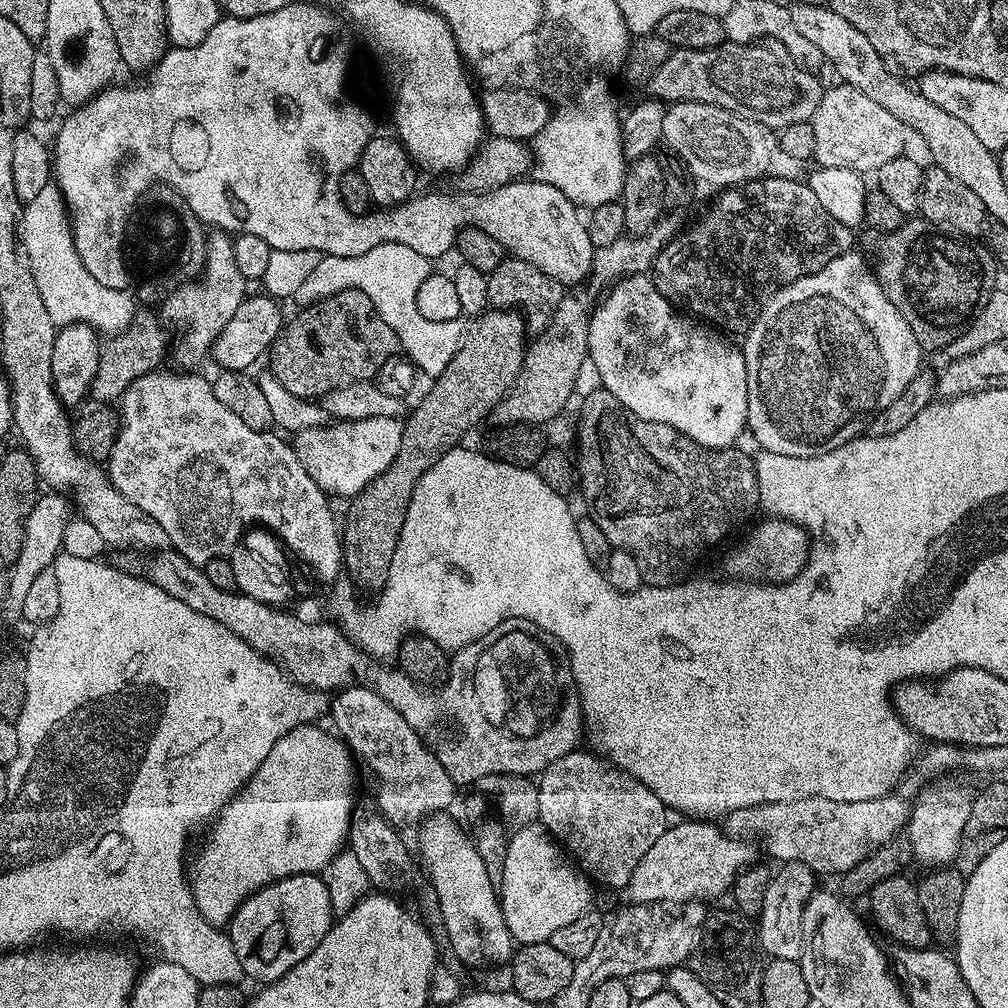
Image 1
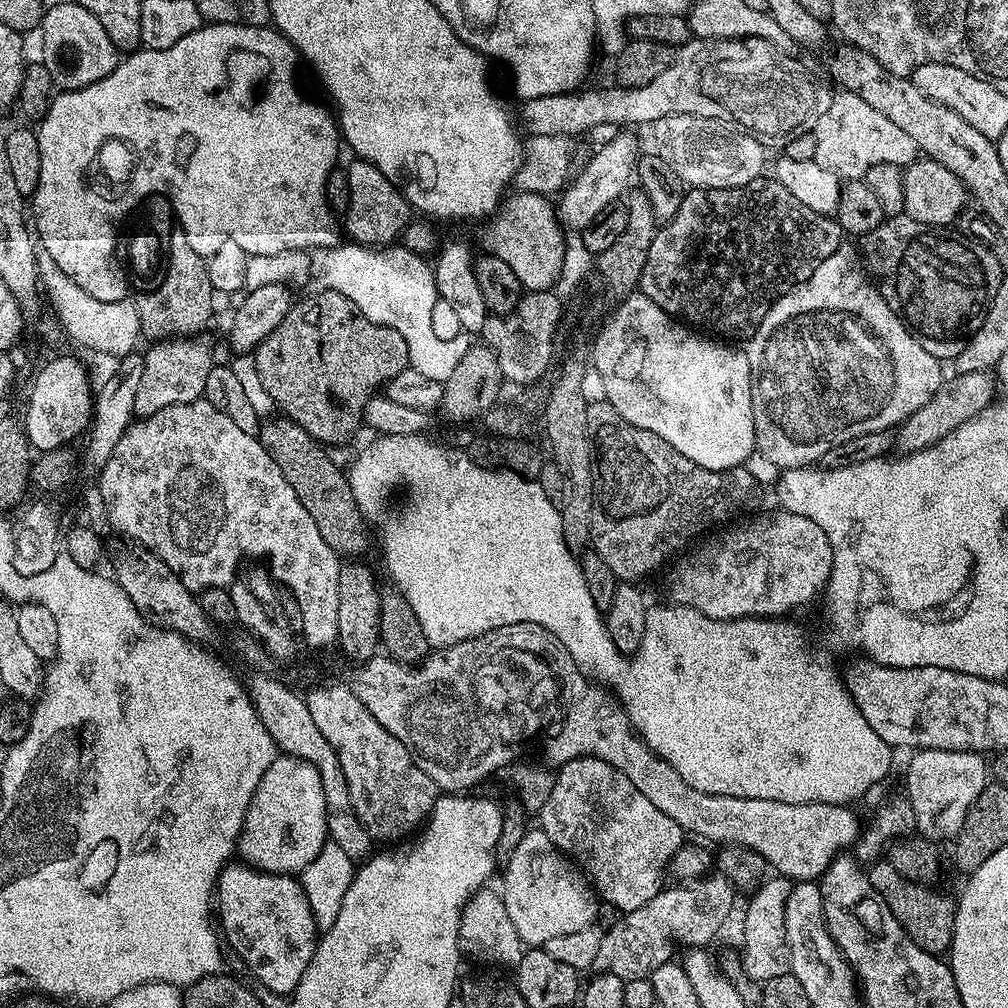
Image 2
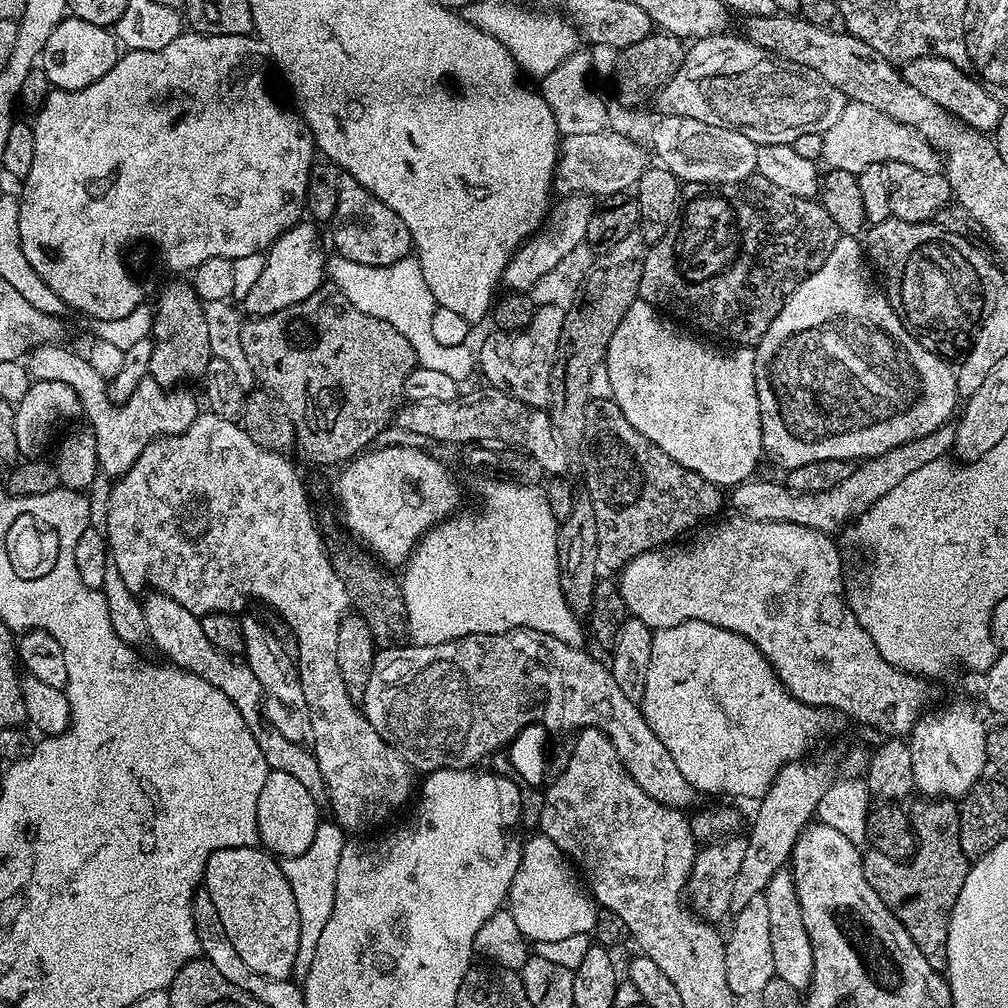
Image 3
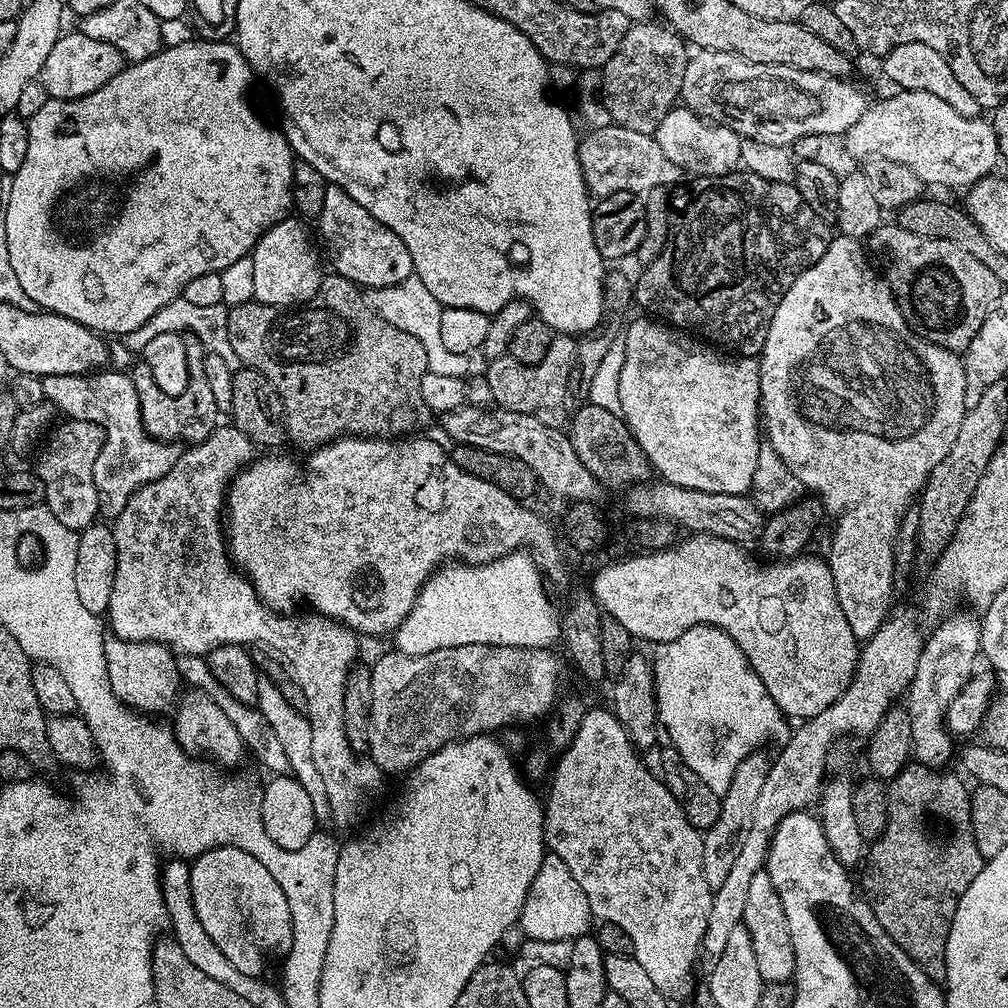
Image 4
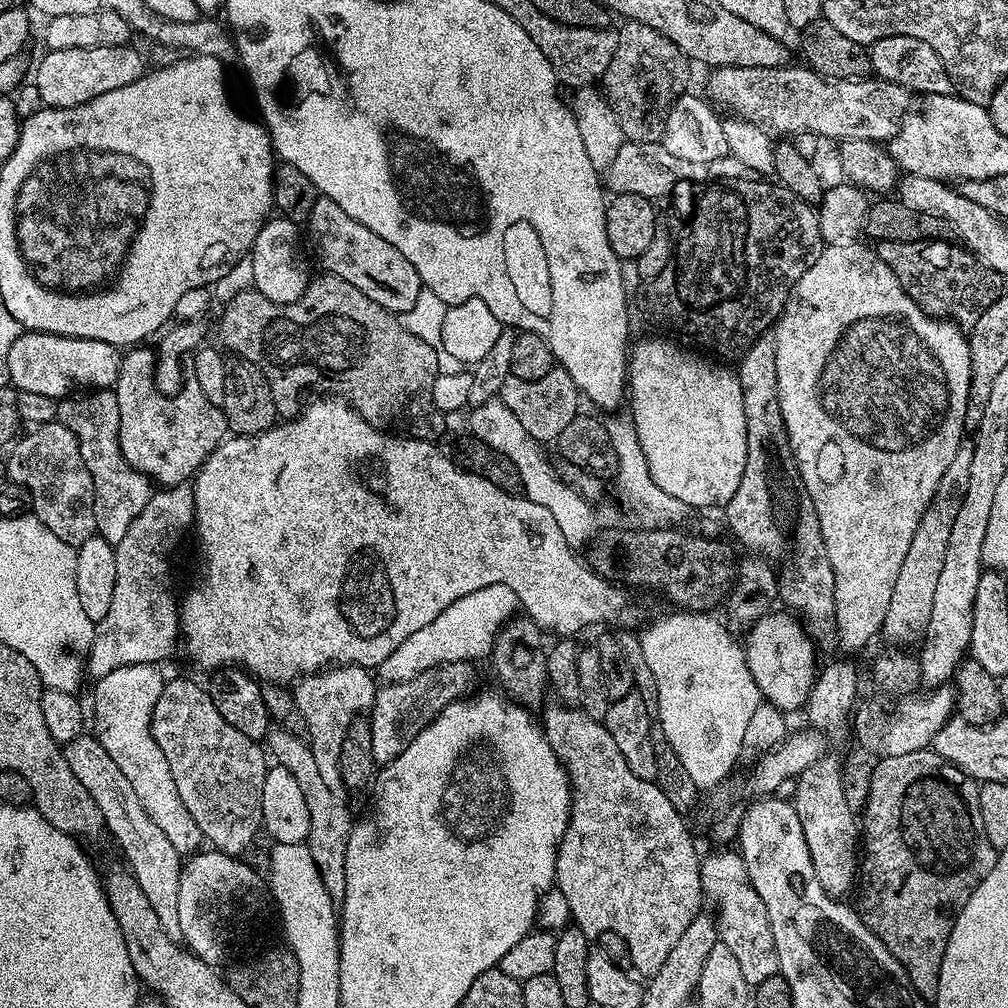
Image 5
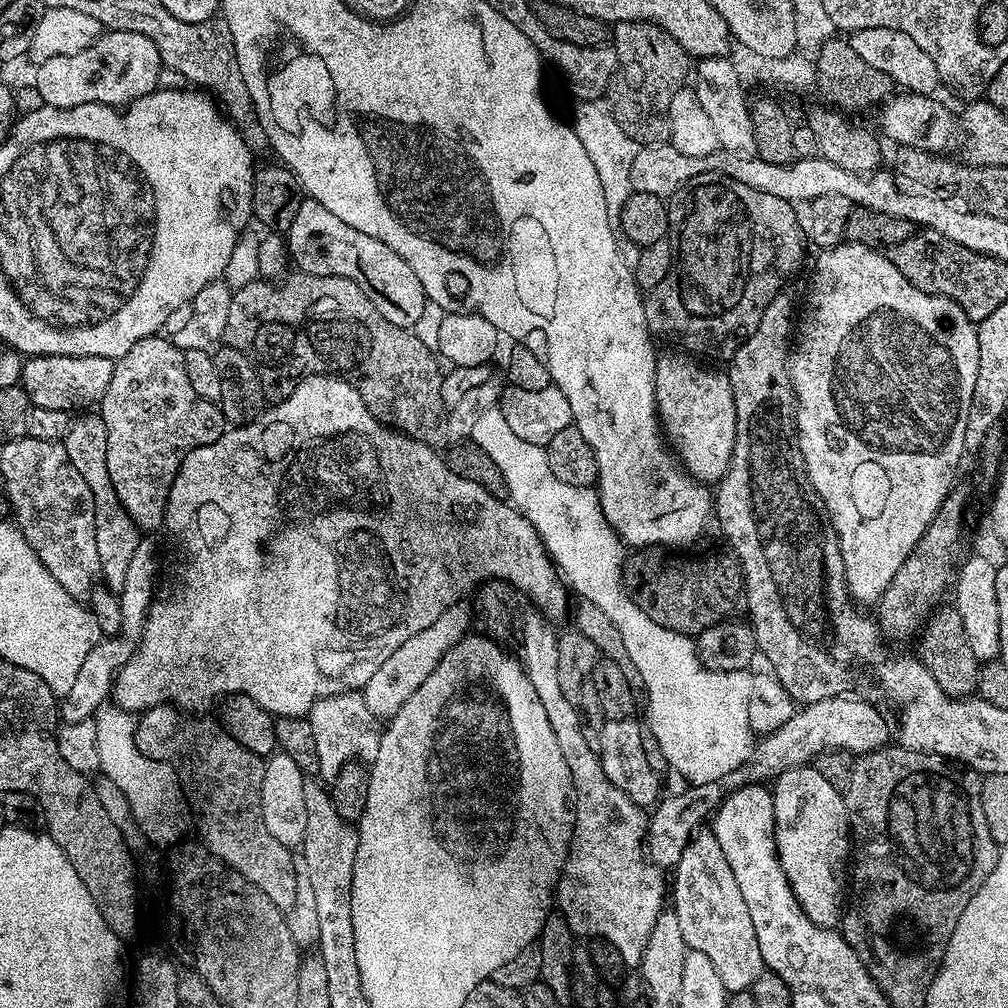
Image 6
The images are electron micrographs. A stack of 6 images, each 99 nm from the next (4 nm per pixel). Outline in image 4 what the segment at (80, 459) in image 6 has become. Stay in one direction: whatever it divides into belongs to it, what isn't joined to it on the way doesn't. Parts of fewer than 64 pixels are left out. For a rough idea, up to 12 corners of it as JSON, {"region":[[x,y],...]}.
{"region":[[129,373],[41,377],[45,399],[105,430],[94,463],[115,518],[183,452],[144,428]]}

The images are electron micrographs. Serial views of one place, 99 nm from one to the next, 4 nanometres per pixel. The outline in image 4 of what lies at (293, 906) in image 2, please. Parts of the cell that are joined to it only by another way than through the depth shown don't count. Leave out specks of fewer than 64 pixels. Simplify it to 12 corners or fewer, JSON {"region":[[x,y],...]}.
{"region":[[241,848],[190,864],[194,914],[247,976],[292,948],[280,877]]}

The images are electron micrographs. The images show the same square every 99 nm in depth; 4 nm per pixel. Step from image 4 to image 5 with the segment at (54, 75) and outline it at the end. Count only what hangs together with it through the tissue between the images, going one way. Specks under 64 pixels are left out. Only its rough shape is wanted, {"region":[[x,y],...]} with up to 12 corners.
{"region":[[128,44],[45,51],[42,105],[82,106],[146,71]]}

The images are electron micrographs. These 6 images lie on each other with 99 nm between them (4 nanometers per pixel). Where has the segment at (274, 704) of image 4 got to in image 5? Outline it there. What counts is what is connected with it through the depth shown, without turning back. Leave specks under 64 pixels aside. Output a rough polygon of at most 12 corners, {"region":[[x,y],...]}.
{"region":[[269,727],[266,748],[290,770],[310,813],[306,843],[330,898],[346,894],[354,815],[326,786],[312,745]]}

